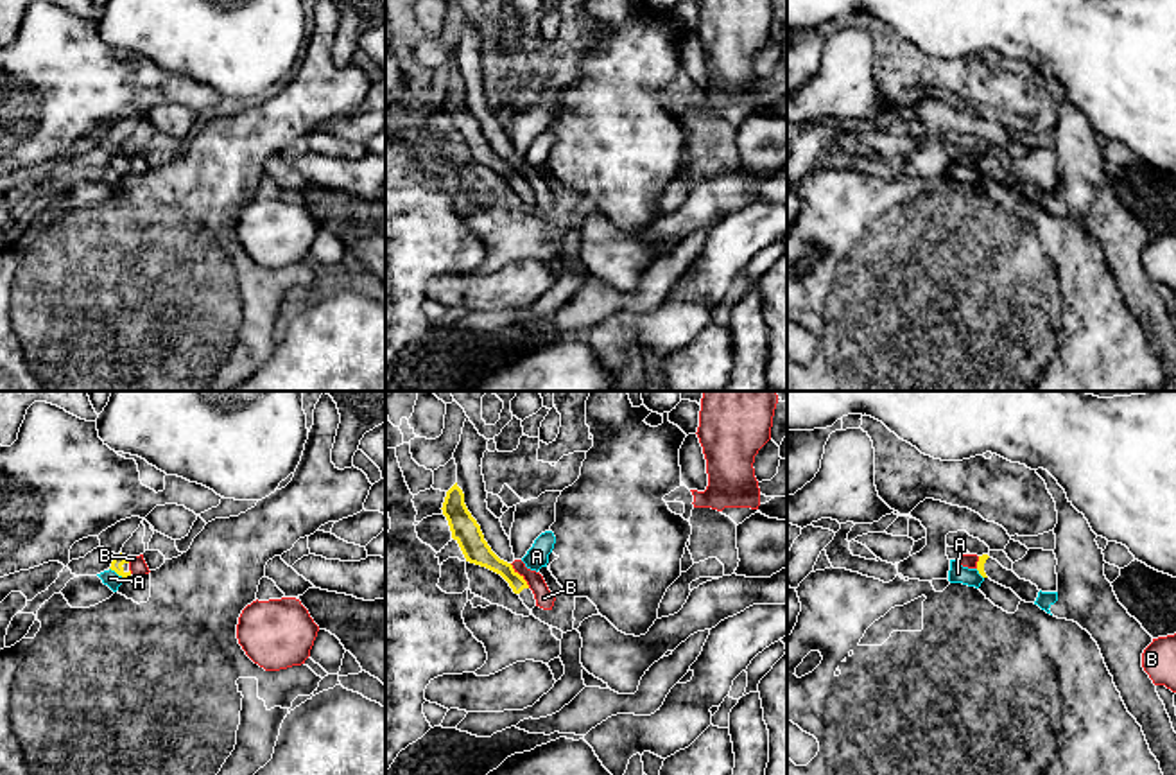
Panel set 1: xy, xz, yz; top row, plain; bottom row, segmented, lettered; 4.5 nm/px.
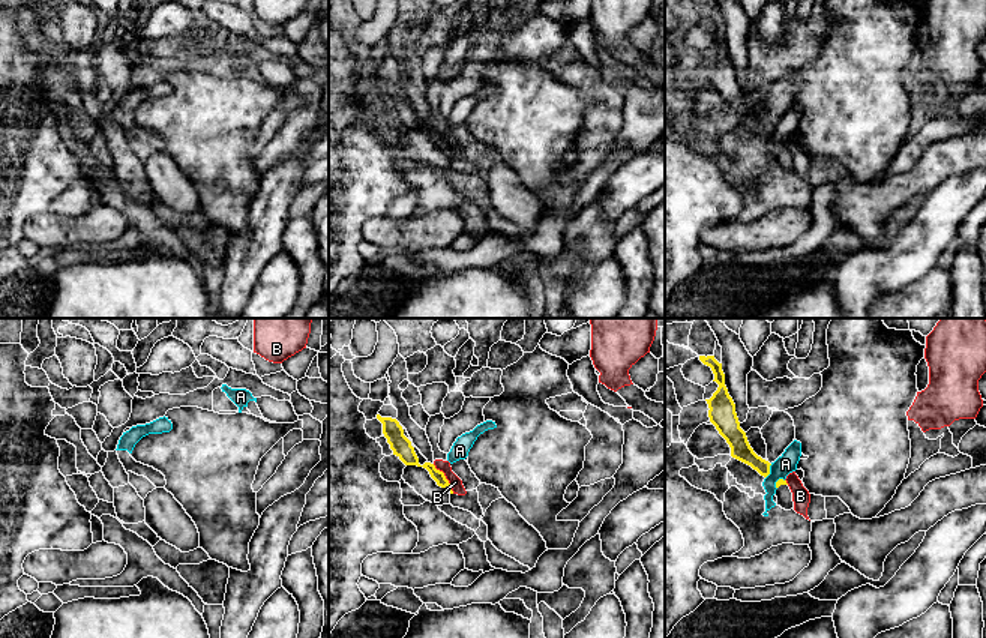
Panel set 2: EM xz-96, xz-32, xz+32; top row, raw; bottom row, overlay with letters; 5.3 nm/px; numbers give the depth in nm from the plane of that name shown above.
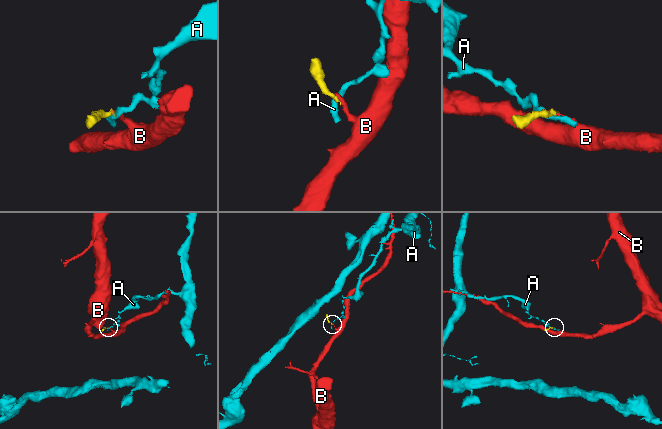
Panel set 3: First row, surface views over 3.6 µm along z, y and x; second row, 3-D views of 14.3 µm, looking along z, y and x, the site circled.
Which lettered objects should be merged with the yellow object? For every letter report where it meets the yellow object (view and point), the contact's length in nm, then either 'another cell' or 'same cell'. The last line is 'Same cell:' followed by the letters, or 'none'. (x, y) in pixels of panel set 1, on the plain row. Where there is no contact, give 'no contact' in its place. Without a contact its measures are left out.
A: xy (117, 171) | 80 nm | another cell
B: xz (520, 174) | 140 nm | another cell
Same cell: none

